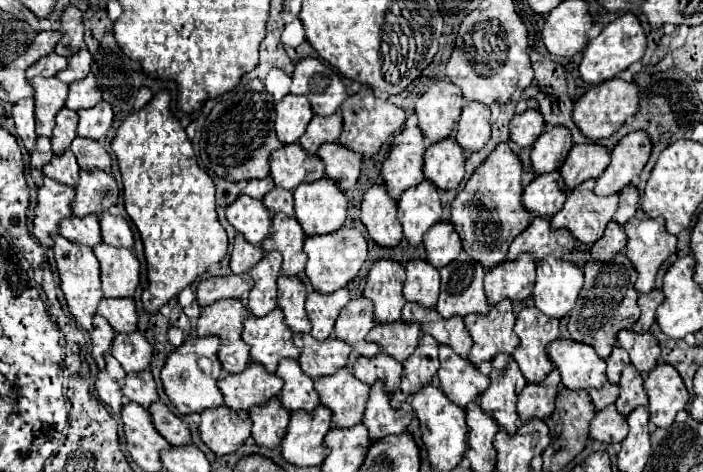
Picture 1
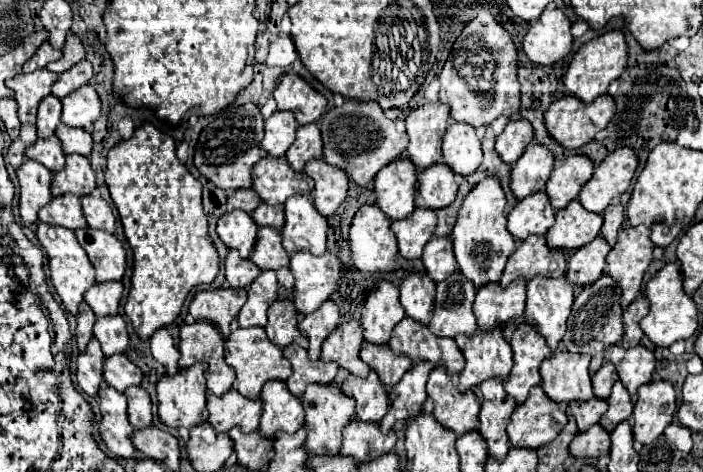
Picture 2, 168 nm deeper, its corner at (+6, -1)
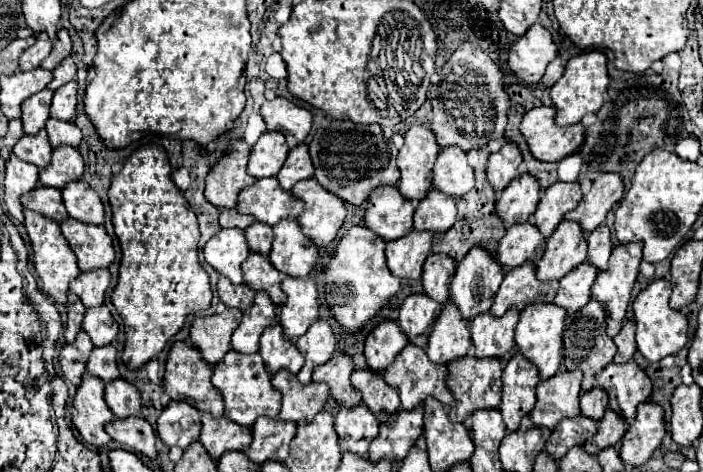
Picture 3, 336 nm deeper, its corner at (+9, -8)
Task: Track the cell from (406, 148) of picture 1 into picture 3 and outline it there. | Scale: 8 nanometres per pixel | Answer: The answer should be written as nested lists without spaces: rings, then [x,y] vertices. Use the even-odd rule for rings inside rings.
[[[379,186],[371,192],[365,210],[365,226],[385,242],[403,238],[411,232],[415,204],[407,202],[395,186]]]

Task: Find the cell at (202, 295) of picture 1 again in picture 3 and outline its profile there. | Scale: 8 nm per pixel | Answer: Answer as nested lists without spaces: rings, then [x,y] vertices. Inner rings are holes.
[[[227,308],[223,314],[215,314],[209,318],[195,318],[191,326],[191,344],[201,352],[201,358],[215,366],[227,350],[231,350],[231,334],[241,322],[243,312],[237,308]]]

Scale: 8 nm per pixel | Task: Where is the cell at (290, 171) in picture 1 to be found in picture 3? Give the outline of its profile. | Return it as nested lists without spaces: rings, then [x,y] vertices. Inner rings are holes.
[[[261,178],[257,180],[253,186],[245,188],[241,194],[239,194],[239,204],[237,204],[237,212],[239,214],[251,214],[255,220],[259,222],[265,222],[269,226],[275,226],[279,220],[283,218],[297,218],[301,212],[303,212],[303,202],[301,200],[295,200],[291,196],[291,192],[285,192],[277,178]]]

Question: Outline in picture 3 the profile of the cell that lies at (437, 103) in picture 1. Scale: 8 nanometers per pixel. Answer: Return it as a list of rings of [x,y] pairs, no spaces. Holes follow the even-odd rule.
[[[415,124],[405,134],[397,166],[401,170],[399,192],[407,200],[423,200],[431,190],[431,166],[439,154],[435,134],[423,124]]]

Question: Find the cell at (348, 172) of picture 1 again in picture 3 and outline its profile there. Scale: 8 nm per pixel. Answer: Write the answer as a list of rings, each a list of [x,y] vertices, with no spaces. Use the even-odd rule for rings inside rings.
[[[315,178],[301,180],[293,186],[293,198],[305,202],[303,214],[297,218],[303,234],[317,246],[331,244],[345,220],[345,202],[327,192]]]

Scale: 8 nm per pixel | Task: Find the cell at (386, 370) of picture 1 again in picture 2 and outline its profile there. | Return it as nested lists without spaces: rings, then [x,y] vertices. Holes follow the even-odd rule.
[[[370,373],[366,379],[358,375],[348,375],[342,383],[342,391],[356,399],[356,417],[362,421],[374,421],[378,423],[386,415],[388,407],[388,395],[386,387],[382,387],[382,381],[378,375]]]

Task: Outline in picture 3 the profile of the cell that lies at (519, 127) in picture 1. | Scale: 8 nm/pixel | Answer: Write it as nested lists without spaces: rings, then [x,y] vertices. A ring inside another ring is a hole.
[[[507,142],[499,152],[489,156],[489,164],[487,164],[487,180],[491,182],[491,186],[501,192],[505,190],[515,178],[521,176],[519,172],[519,164],[521,164],[521,152],[513,142]]]

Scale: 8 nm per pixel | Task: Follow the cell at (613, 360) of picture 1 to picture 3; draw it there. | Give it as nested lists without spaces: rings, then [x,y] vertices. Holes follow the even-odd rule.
[[[593,388],[589,392],[583,392],[579,398],[581,404],[581,416],[587,416],[591,420],[601,420],[607,408],[607,394],[601,388]]]

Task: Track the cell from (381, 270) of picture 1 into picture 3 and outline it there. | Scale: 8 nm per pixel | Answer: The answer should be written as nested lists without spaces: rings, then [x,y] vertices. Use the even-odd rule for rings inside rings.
[[[383,320],[365,340],[365,358],[369,370],[383,372],[407,344],[409,342],[401,334],[397,322]]]

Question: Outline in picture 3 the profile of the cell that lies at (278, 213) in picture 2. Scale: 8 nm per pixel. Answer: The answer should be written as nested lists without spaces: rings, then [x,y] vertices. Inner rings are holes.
[[[253,222],[253,224],[245,230],[245,238],[247,238],[249,250],[267,256],[269,250],[271,250],[271,242],[273,242],[273,232],[271,232],[271,230],[273,230],[273,228],[267,226],[267,224]]]

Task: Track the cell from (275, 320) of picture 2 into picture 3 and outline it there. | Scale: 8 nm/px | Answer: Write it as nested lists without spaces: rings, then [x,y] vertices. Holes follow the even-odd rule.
[[[279,324],[263,332],[259,354],[269,374],[275,374],[277,370],[289,370],[291,374],[297,374],[305,362],[303,354],[299,354],[295,344],[283,336]]]

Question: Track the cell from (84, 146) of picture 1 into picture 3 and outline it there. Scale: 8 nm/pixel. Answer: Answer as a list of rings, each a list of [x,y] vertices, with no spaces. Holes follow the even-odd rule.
[[[49,118],[45,130],[53,148],[61,144],[69,144],[77,148],[81,142],[81,130],[73,122],[59,122],[57,118]]]

